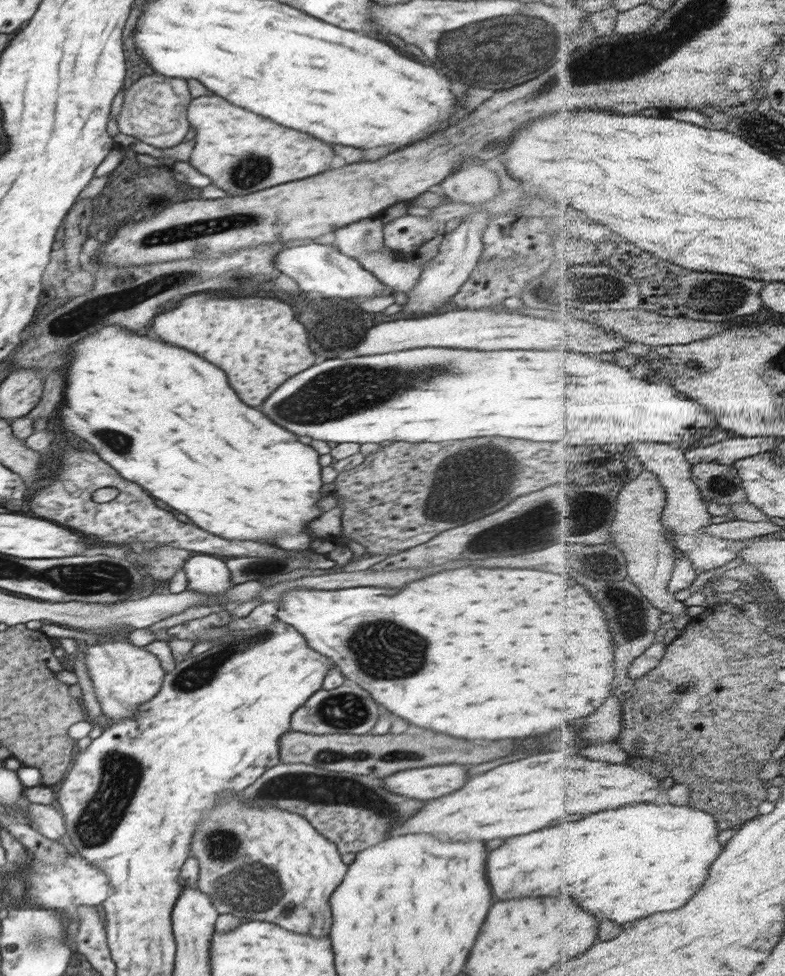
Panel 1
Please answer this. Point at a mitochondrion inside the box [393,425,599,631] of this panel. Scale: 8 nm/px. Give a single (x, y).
(456, 493)

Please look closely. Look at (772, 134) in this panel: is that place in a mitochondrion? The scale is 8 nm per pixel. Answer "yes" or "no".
yes

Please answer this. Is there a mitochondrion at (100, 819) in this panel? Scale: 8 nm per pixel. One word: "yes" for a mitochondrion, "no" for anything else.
yes

